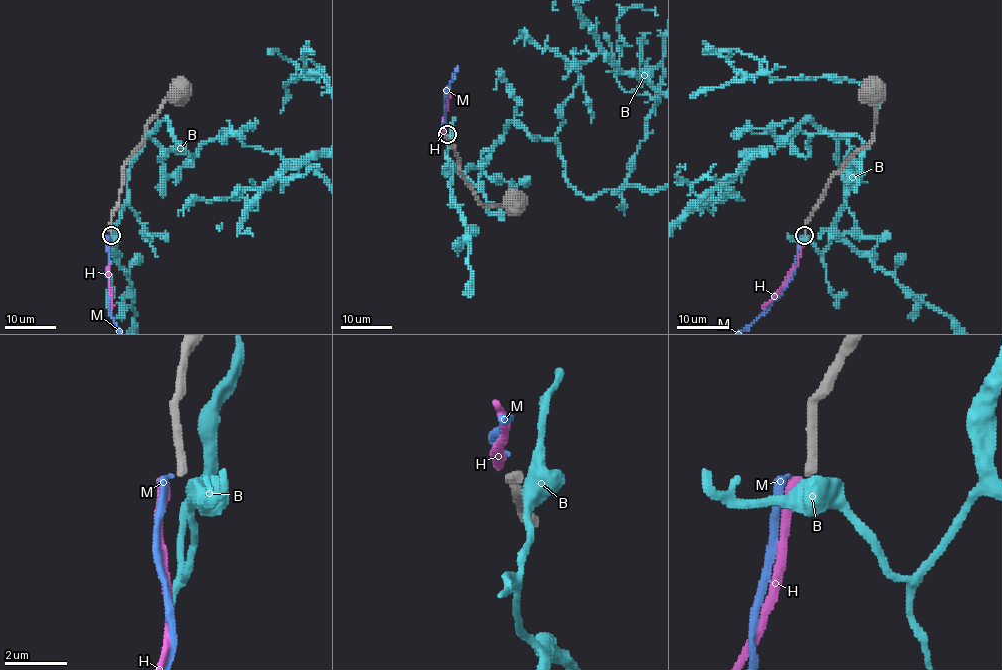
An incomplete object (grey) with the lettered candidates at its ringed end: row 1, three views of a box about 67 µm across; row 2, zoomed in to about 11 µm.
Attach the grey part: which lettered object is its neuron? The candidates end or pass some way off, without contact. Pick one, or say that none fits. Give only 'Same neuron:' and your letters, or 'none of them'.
Same neuron: H

